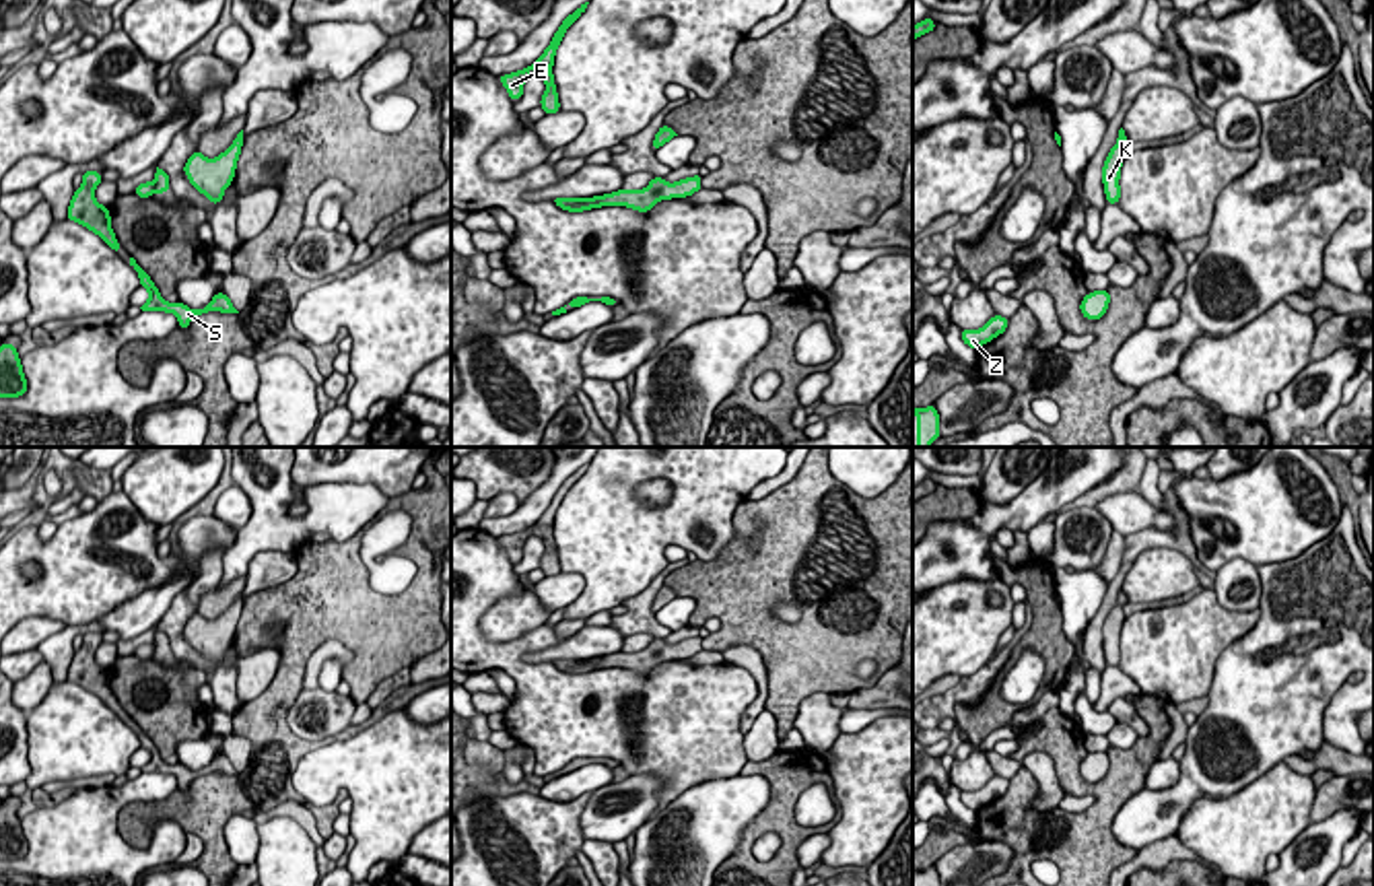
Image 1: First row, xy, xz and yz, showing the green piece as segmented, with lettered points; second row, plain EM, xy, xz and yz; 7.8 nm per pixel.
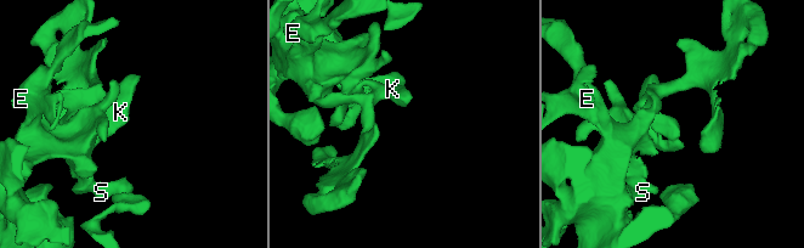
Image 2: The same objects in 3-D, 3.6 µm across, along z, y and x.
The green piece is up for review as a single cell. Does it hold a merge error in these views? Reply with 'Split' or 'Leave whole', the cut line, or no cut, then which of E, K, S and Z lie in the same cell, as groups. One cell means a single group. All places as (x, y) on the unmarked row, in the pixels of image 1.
Leave whole. No split. Groups: E K S Z

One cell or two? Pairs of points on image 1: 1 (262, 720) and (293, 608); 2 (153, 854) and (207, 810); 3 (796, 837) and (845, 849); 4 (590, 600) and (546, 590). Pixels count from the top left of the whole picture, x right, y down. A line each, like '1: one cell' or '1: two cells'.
1: one cell
2: two cells
3: two cells
4: two cells

